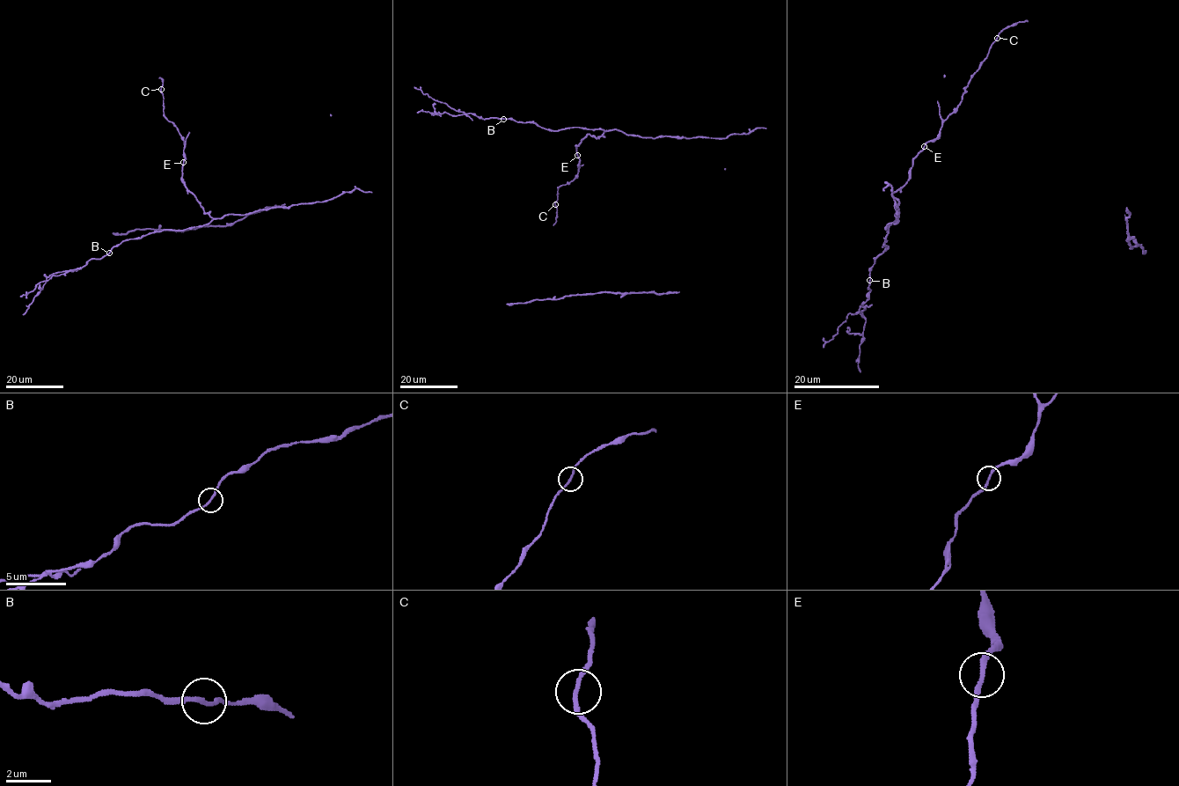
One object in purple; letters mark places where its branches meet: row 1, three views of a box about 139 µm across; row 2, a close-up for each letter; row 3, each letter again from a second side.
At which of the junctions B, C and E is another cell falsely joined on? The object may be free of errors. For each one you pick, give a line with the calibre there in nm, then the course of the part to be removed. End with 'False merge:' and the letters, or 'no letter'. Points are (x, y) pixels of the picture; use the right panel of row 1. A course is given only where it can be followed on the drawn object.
B: 170 nm thick; foreign part runs (869, 281), (869, 297), (861, 304), (865, 308), (860, 312), (865, 319), (858, 366), (860, 371)
False merge: B

